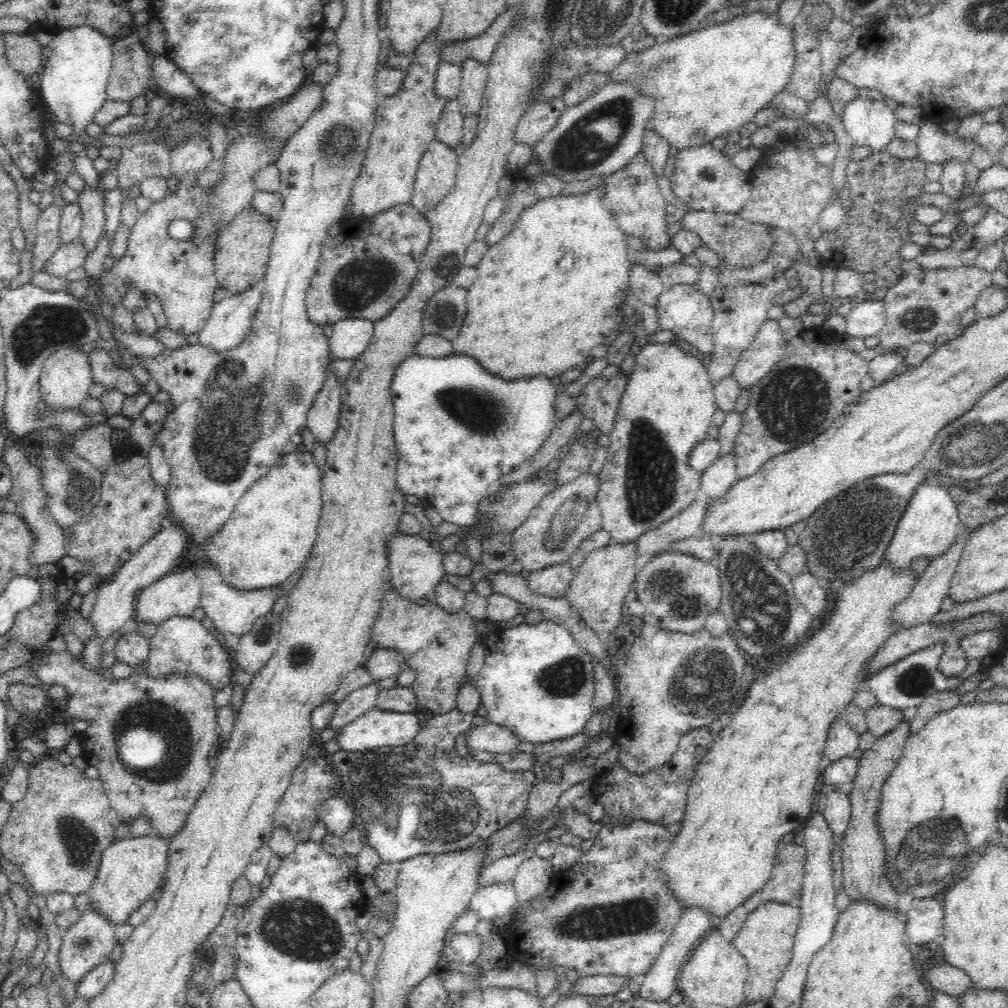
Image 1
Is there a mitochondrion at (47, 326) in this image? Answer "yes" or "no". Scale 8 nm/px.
yes

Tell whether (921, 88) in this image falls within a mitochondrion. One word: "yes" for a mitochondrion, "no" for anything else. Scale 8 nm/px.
no

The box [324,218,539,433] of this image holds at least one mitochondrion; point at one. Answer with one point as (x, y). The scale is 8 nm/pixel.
(359, 283)

